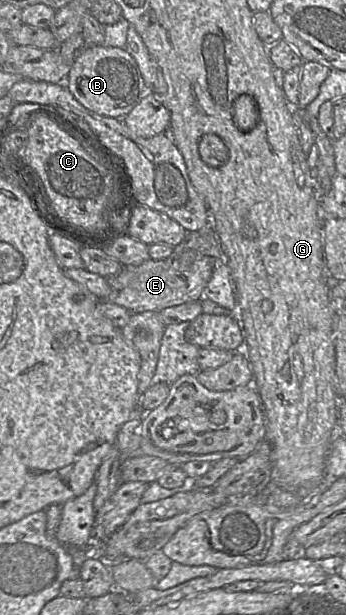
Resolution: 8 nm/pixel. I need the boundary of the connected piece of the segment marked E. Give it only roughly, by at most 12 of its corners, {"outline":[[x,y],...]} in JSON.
{"outline":[[211,226],[169,257],[106,277],[132,313],[200,300],[221,253]]}

